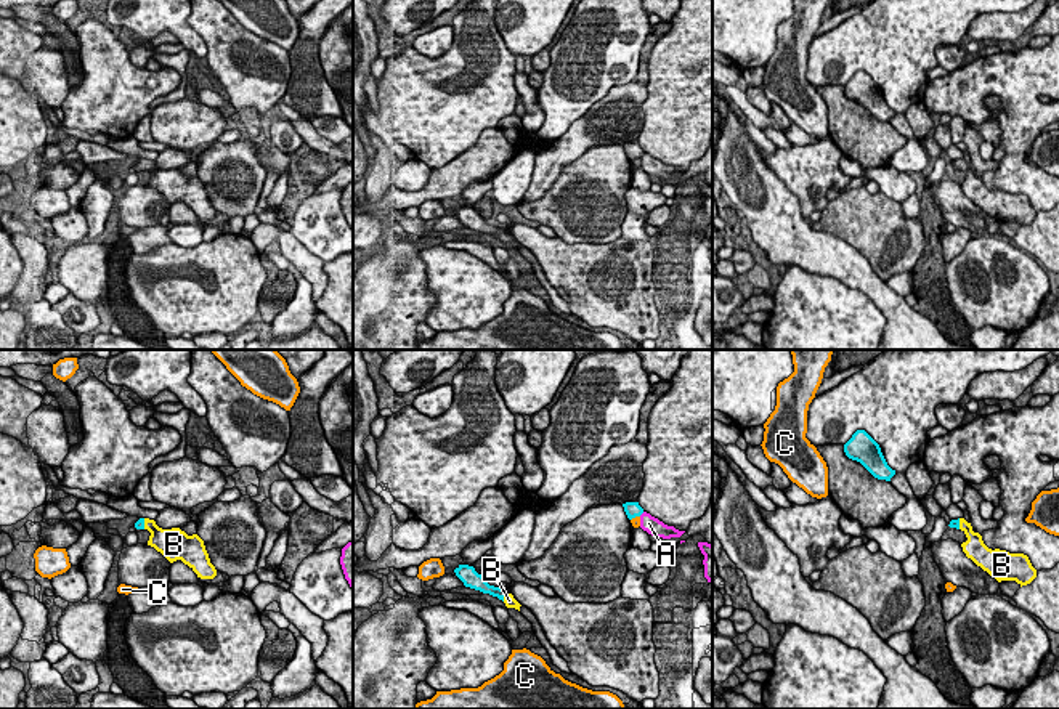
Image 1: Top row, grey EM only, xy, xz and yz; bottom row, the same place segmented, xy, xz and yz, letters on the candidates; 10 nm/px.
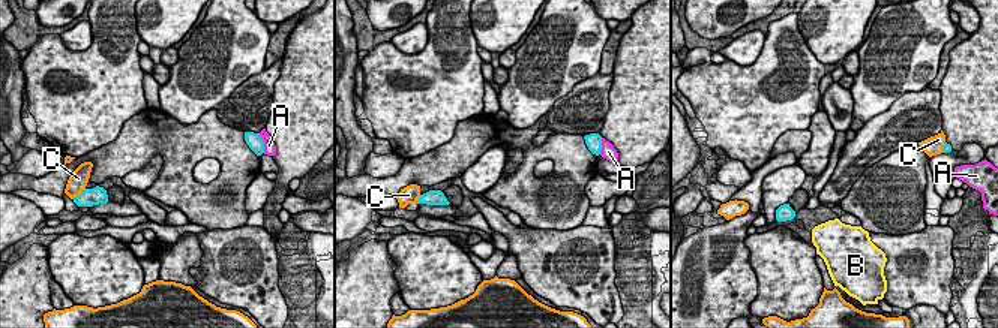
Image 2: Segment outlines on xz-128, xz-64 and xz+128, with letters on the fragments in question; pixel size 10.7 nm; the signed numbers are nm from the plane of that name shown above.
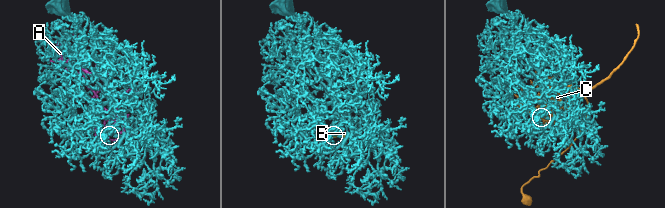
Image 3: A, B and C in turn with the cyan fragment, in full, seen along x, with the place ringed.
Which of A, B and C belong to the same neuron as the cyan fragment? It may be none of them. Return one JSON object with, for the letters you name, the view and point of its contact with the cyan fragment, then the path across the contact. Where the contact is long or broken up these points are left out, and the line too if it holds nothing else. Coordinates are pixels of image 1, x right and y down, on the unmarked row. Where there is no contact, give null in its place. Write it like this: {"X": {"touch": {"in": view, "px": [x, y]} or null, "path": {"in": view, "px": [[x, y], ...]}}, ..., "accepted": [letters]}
{"B": {"touch": {"in": "xz", "px": [504, 236]}, "path": {"in": "xz", "px": [[482, 226], [504, 236], [509, 241]]}}, "accepted": ["B"]}

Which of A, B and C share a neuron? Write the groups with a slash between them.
A / B / C

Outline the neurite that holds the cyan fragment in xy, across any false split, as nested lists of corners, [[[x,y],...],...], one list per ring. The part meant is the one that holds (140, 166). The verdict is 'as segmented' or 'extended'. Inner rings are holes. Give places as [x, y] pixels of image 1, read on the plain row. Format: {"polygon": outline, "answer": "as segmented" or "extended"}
{"polygon": [[[140,159],[135,168],[148,170],[151,173],[148,186],[160,192],[170,204],[181,201],[201,220],[213,220],[217,217],[204,181],[197,175],[188,176],[180,168],[162,170],[149,159]]], "answer": "extended"}

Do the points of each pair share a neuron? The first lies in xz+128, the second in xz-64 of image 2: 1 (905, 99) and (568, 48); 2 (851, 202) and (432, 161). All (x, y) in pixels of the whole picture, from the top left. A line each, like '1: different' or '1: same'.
1: same
2: same

